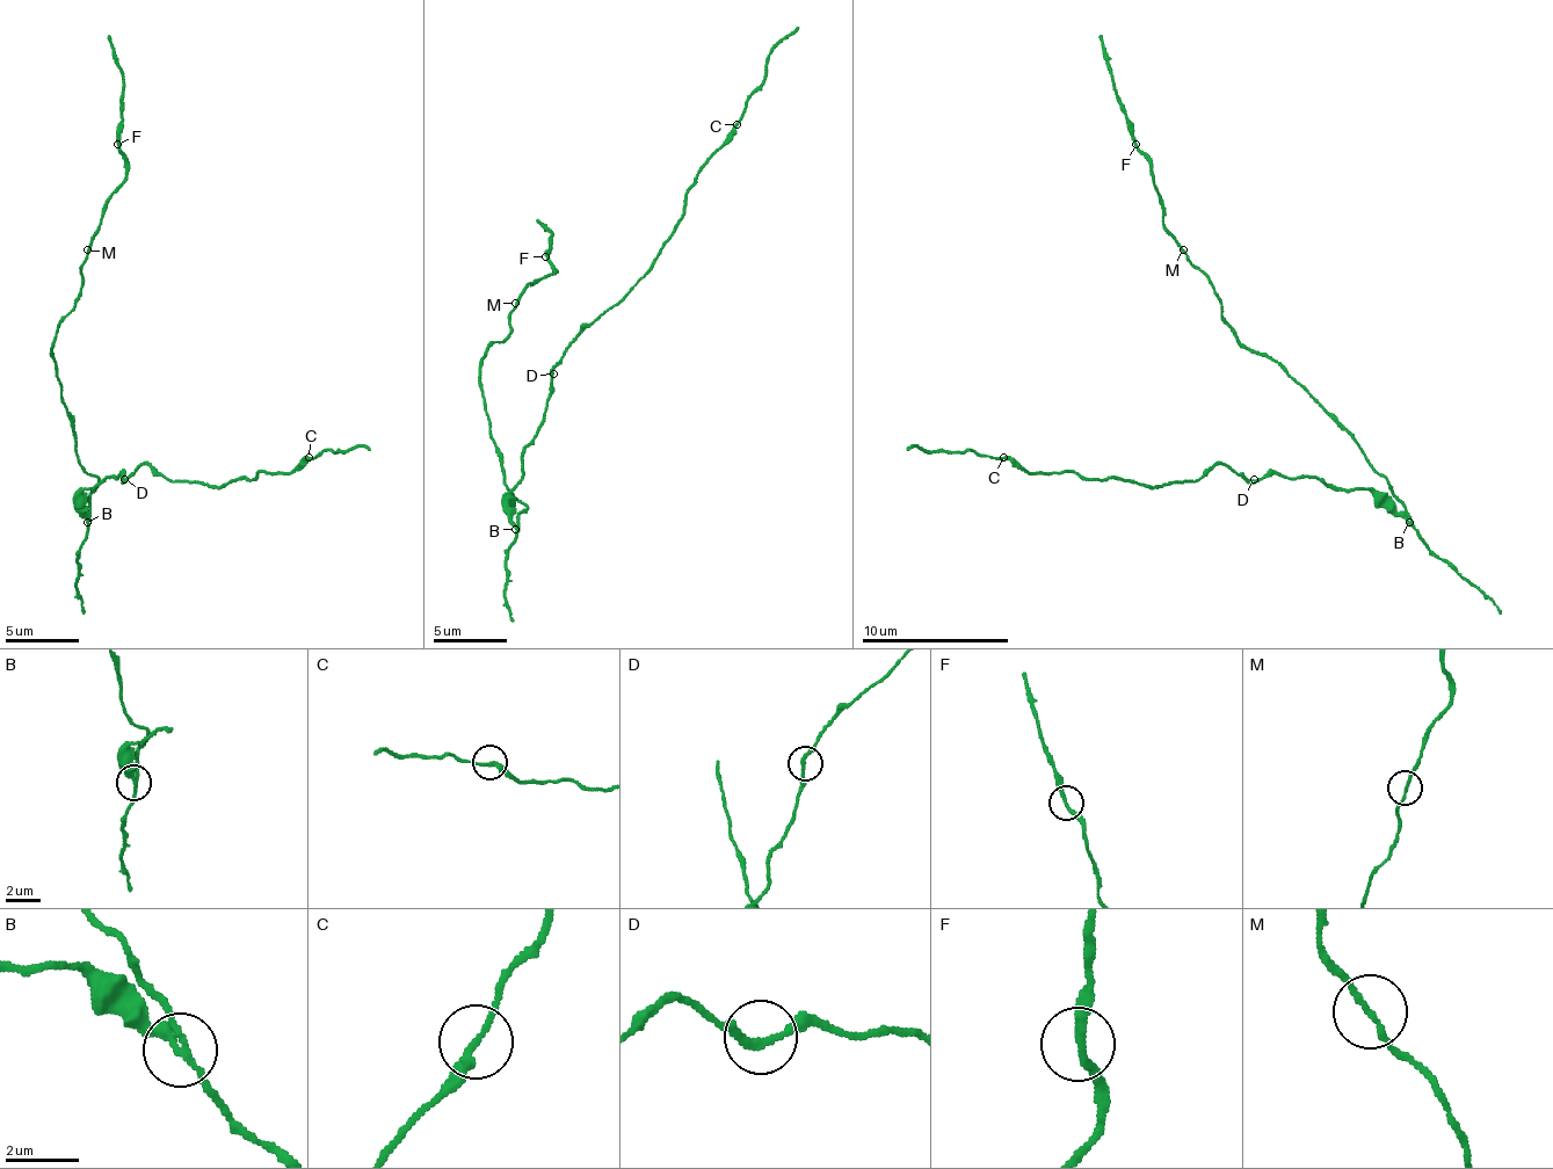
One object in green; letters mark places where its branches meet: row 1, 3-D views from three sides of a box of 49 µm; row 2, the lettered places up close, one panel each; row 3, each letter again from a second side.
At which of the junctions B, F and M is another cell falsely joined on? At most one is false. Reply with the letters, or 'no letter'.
B

